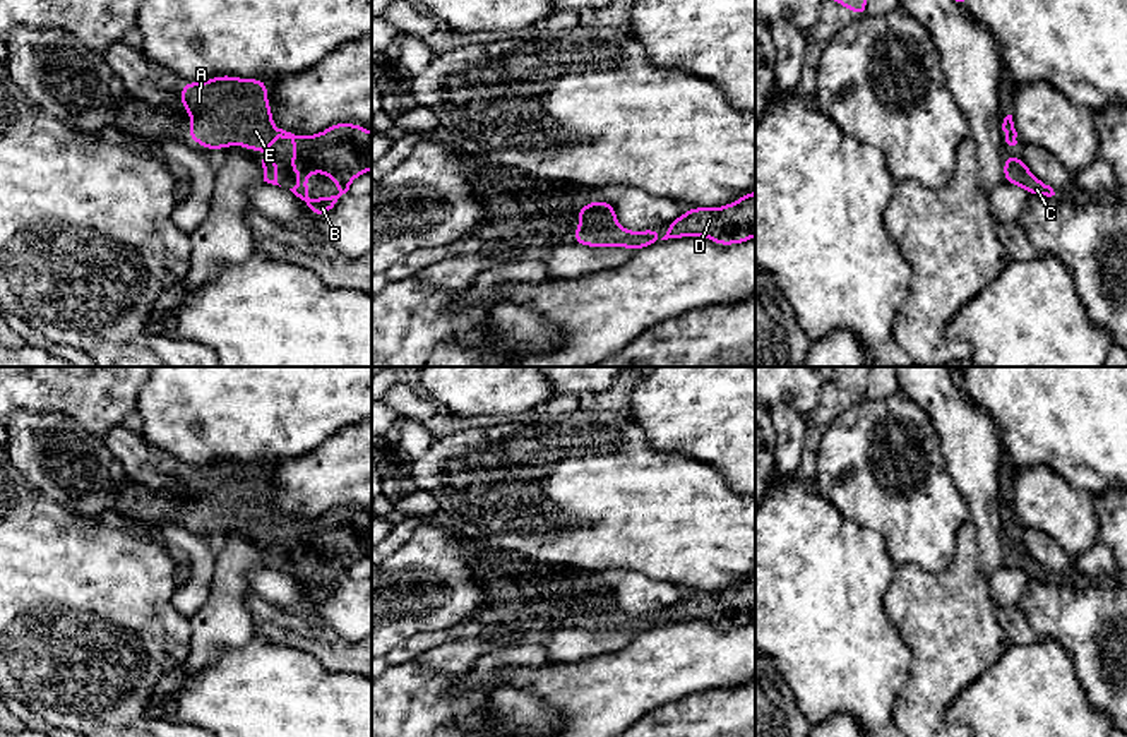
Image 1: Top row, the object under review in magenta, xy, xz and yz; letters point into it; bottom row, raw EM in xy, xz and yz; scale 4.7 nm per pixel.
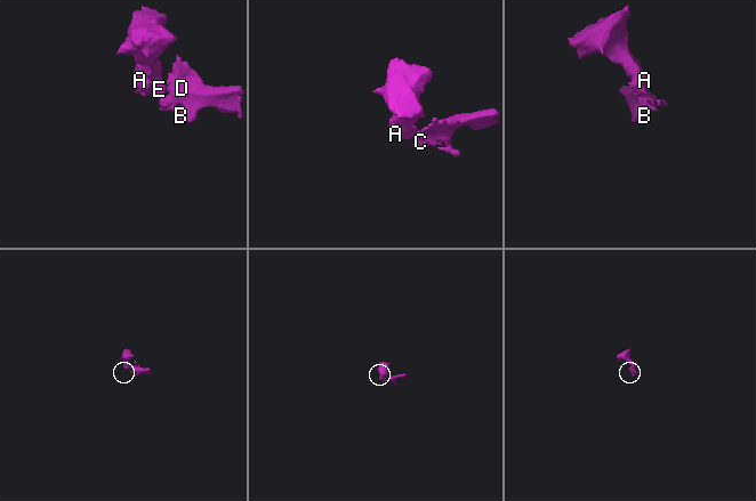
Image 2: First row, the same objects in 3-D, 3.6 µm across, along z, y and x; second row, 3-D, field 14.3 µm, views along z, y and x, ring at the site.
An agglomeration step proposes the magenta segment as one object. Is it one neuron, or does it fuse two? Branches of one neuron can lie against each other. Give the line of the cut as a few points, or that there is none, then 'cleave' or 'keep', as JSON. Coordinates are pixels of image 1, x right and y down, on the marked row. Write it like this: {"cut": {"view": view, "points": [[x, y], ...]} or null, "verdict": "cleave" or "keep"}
{"cut": null, "verdict": "keep"}

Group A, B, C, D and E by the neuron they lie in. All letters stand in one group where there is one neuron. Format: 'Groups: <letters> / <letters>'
Groups: A B C D E

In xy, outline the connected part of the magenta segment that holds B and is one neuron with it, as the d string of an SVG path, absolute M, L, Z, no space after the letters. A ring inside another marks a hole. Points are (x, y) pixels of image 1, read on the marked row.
M218 75L204 82L182 82L182 106L194 118L188 141L206 149L243 146L259 151L276 146L276 137L293 141L291 173L300 178L289 189L313 216L327 214L351 182L372 170L372 132L358 123L334 123L315 135L295 135L277 129L264 79ZM308 173L331 177L337 195L308 199Z

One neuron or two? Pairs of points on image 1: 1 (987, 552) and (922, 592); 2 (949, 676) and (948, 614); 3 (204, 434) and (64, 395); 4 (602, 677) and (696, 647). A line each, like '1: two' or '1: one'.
1: two
2: one
3: two
4: one

